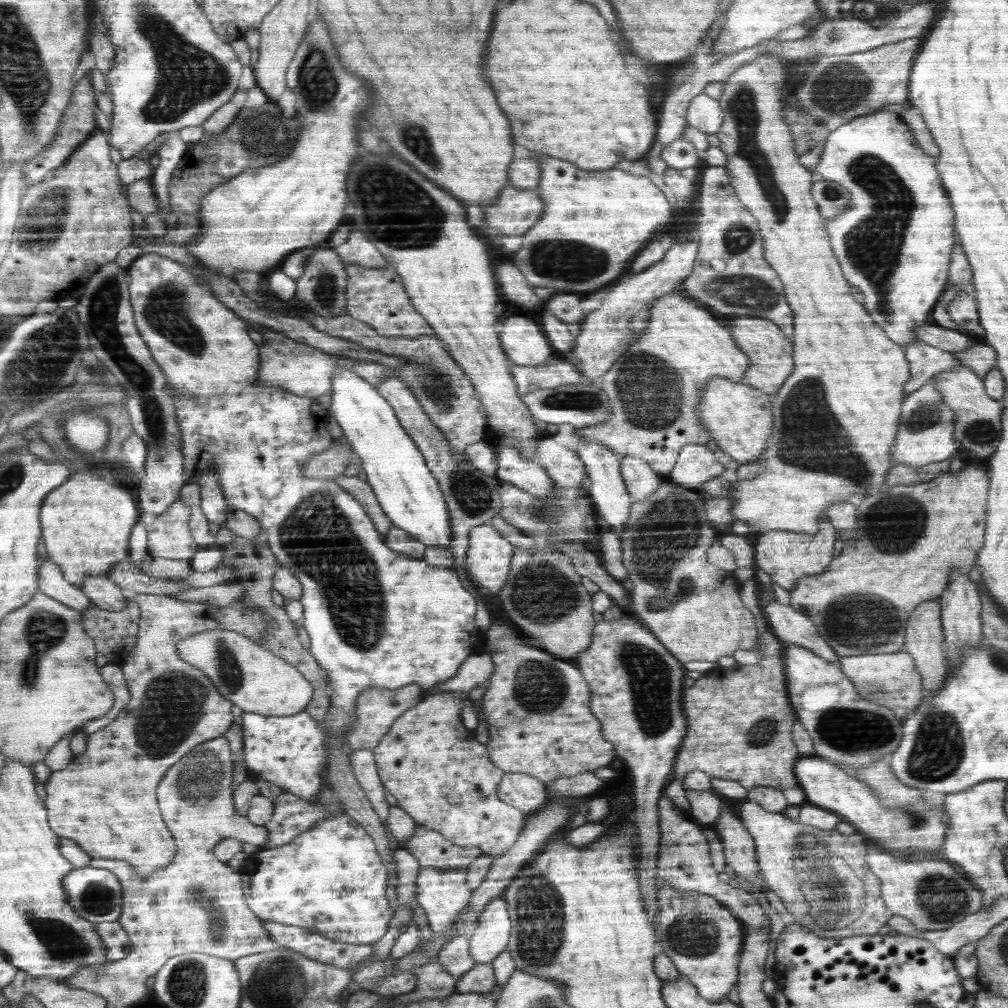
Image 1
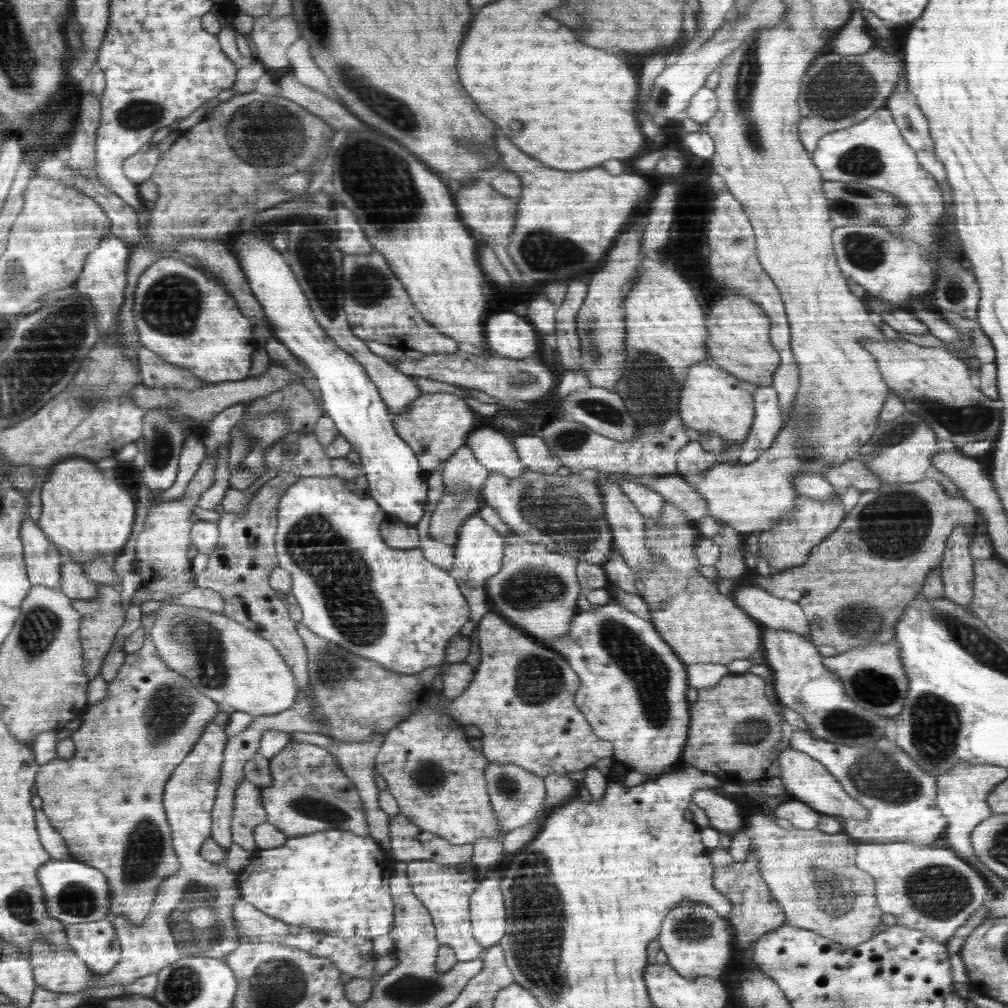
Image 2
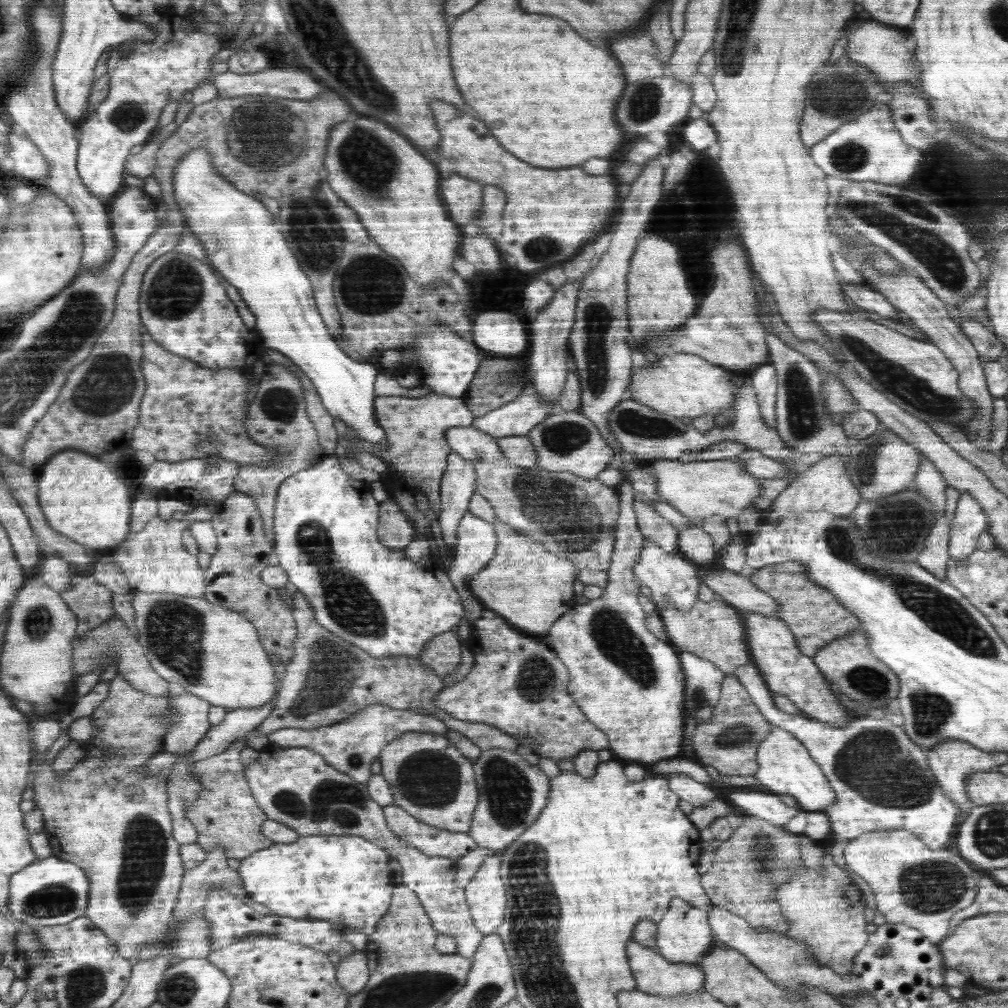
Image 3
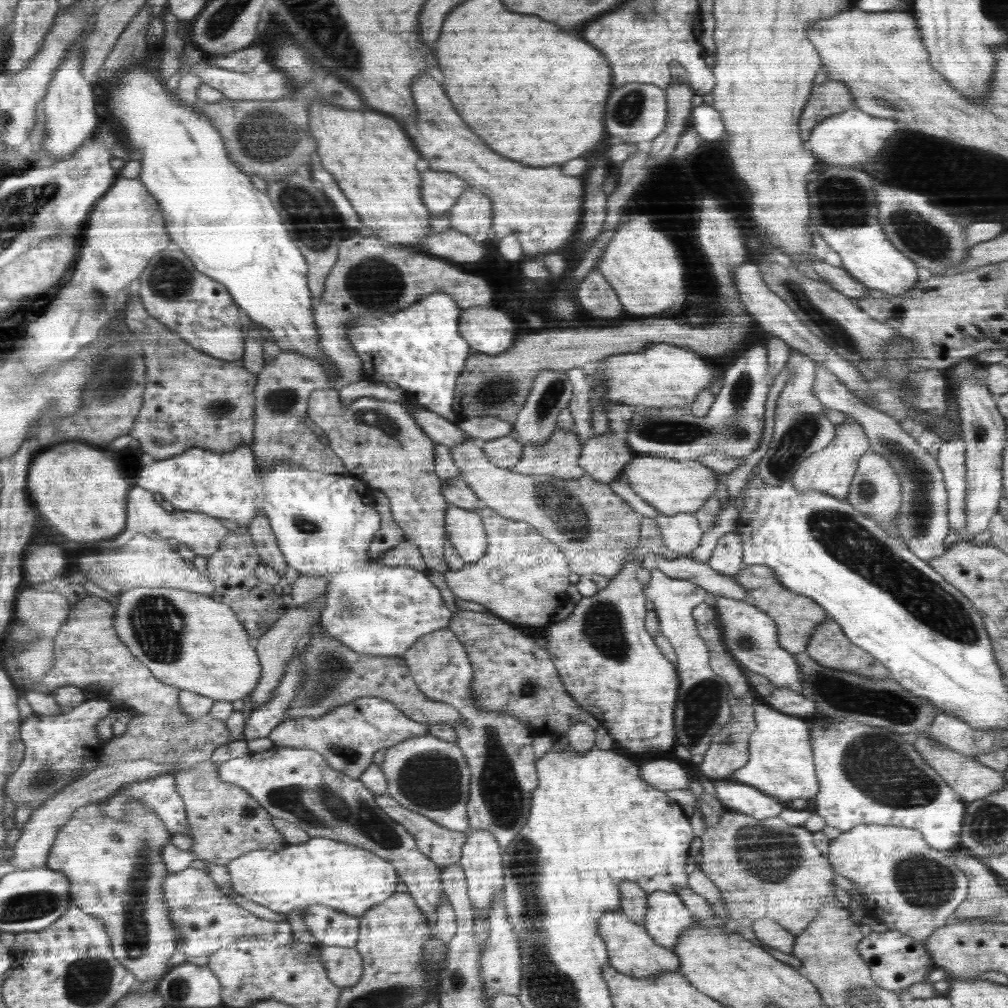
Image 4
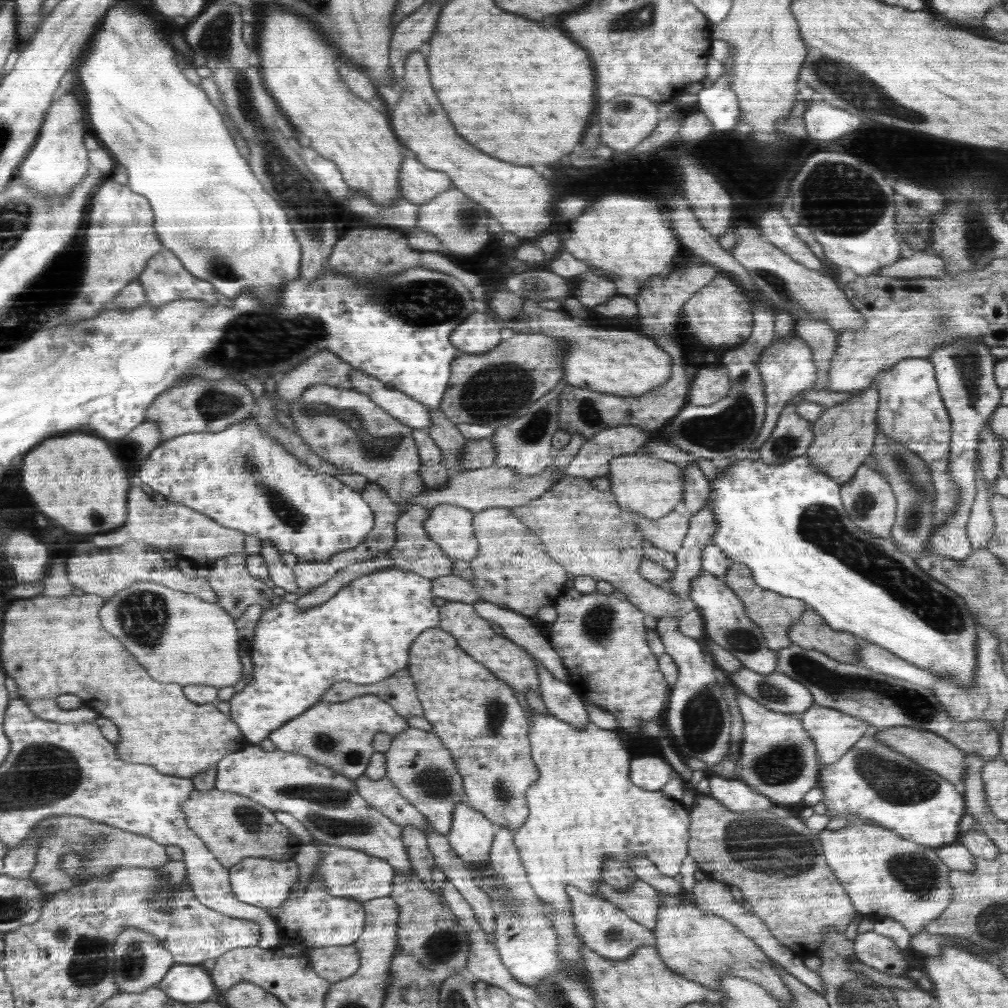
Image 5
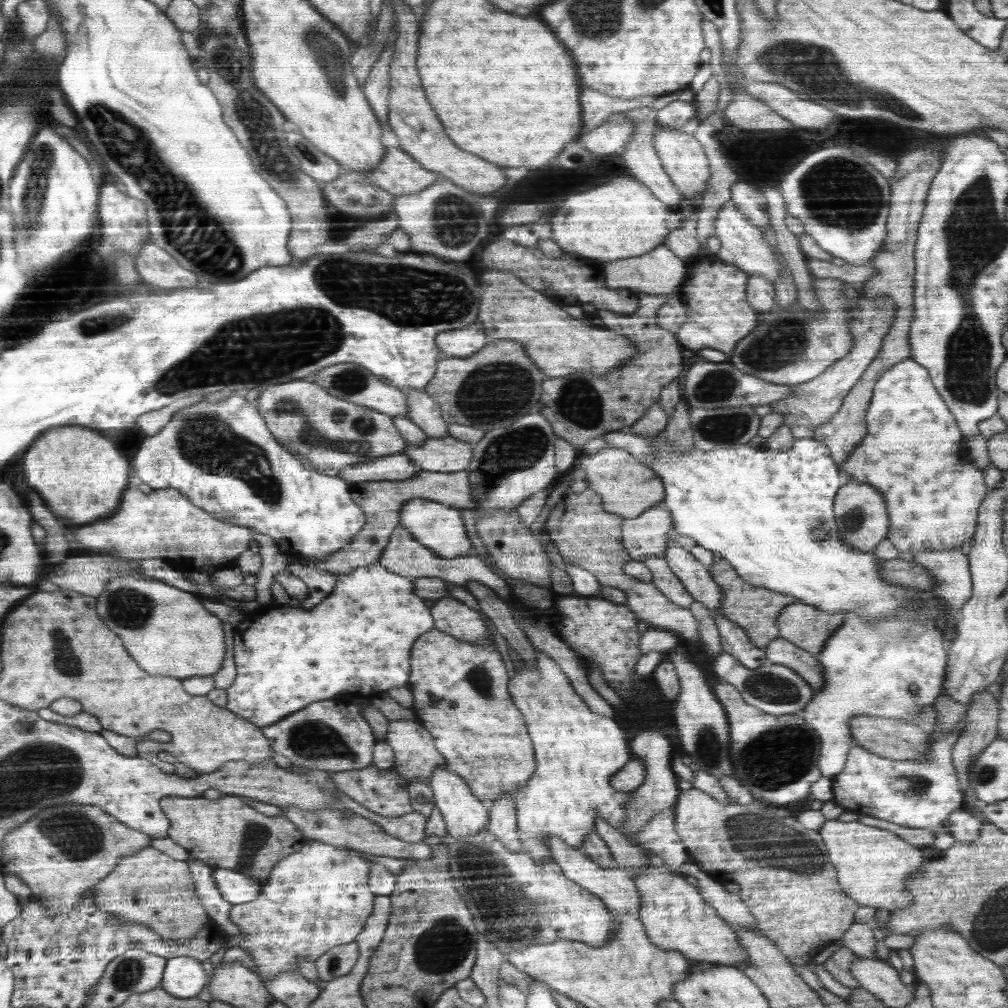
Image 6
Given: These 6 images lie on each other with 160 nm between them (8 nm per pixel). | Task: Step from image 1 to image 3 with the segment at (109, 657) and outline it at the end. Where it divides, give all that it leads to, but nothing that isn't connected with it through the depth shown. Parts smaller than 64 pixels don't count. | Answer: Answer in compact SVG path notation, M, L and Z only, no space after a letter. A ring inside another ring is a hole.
M79 572L74 577L73 587L62 591L62 596L80 620L77 640L119 617L116 610L113 610L112 594L112 590L95 581L92 574Z

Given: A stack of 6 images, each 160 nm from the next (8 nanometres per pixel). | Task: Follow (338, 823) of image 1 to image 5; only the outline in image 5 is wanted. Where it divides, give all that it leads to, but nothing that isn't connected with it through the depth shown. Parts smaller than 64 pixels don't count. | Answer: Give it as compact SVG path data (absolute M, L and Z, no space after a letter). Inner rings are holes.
M330 844L316 846L322 852L322 859L316 864L314 873L320 875L322 884L327 886L332 896L350 897L363 904L372 899L389 896L392 891L392 878L395 877L389 861L354 848ZM250 856L230 868L230 882L237 899L264 909L284 906L291 888L298 882L298 877L298 865L294 858L274 860Z

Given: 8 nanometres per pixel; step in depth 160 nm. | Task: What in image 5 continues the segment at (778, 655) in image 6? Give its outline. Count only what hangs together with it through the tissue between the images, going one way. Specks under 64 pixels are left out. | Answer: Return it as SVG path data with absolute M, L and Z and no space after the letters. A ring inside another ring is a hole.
M796 644L778 651L780 660L777 671L800 682L813 696L816 705L833 708L850 716L869 722L870 728L883 729L890 727L914 727L916 730L930 731L954 744L960 751L983 756L988 762L1000 754L999 732L992 723L985 720L974 719L968 723L961 723L945 712L945 708L938 702L932 688L924 688L890 676L870 673L861 665L852 665L837 662L817 650L804 650Z

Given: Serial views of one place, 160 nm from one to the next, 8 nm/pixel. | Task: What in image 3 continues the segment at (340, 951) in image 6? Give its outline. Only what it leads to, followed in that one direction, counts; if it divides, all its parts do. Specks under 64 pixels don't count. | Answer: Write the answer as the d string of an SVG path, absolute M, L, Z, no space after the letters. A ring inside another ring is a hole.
M364 950L342 957L336 969L338 983L351 995L356 995L357 992L364 990L371 975L368 956Z

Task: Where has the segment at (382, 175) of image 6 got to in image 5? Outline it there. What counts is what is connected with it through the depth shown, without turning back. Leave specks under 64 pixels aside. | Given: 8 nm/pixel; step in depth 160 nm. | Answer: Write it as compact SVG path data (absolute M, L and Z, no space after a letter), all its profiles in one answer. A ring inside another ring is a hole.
M406 158L400 170L402 197L417 205L429 203L453 187L452 177L445 172L425 168L420 161Z

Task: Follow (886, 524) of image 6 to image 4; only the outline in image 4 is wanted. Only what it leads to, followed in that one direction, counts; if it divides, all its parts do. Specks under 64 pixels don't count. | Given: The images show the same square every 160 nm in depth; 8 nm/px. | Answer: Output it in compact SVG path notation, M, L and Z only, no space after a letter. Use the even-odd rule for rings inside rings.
M872 448L862 455L846 501L858 512L874 519L880 525L893 520L899 512L901 490L898 475L892 470L888 461L883 456L876 454Z

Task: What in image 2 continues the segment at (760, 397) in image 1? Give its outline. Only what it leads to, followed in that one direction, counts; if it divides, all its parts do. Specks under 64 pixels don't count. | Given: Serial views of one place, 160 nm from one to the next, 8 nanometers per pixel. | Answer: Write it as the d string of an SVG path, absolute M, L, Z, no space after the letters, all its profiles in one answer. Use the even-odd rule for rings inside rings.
M698 363L688 370L688 380L686 380L686 384L684 384L684 390L681 392L680 400L681 400L681 419L684 421L685 426L687 428L693 428L702 434L710 434L714 433L718 436L721 436L728 445L733 445L734 443L738 443L741 445L745 442L745 440L749 436L749 432L754 424L754 420L756 420L756 400L755 395L758 391L757 384L751 383L750 381L742 380L741 378L734 376L733 373L726 372L725 369L720 367L716 367L714 364L706 364L706 363Z

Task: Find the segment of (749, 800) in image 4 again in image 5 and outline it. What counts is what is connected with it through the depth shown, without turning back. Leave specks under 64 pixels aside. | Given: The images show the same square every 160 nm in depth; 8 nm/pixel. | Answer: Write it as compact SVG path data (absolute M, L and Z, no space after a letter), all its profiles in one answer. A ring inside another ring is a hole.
M713 775L708 776L709 794L728 810L744 812L747 810L770 810L775 804L763 794L750 788L739 778L725 779Z

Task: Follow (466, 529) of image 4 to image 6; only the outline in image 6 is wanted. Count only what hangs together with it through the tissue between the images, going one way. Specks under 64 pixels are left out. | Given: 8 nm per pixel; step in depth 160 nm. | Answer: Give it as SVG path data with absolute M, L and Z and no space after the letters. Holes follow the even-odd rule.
M414 499L401 508L398 525L408 528L418 541L433 549L433 552L442 558L466 556L470 550L470 540L466 536L466 528L456 507L448 508L438 501L428 499Z

